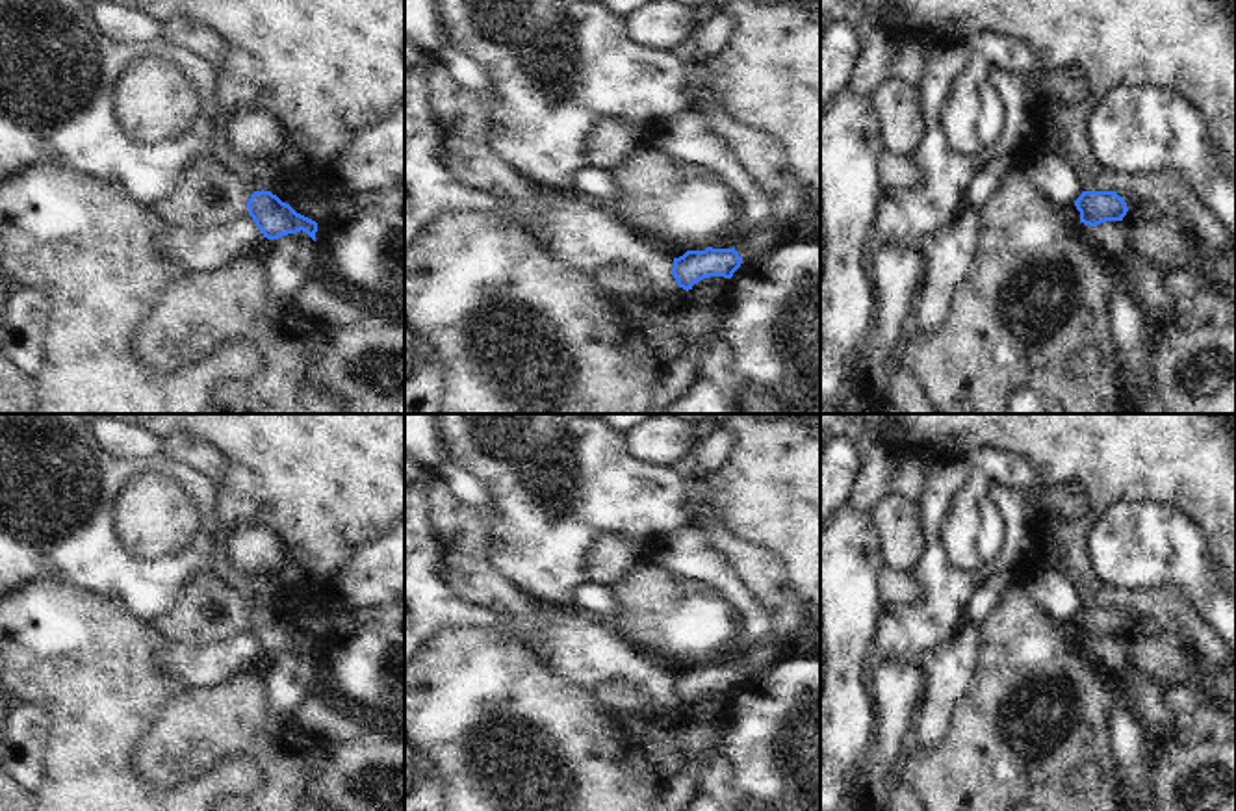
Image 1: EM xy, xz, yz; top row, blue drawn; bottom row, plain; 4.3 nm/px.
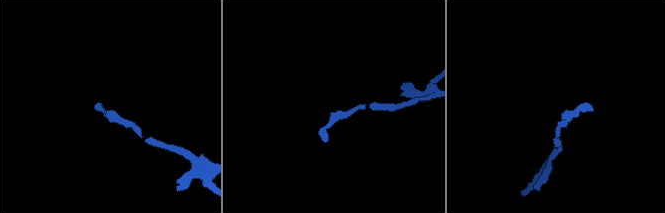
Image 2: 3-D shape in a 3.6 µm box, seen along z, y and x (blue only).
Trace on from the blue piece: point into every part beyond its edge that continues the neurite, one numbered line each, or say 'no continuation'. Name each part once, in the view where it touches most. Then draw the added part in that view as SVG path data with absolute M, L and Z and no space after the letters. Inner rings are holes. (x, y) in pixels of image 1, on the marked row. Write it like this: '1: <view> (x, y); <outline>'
no continuation

